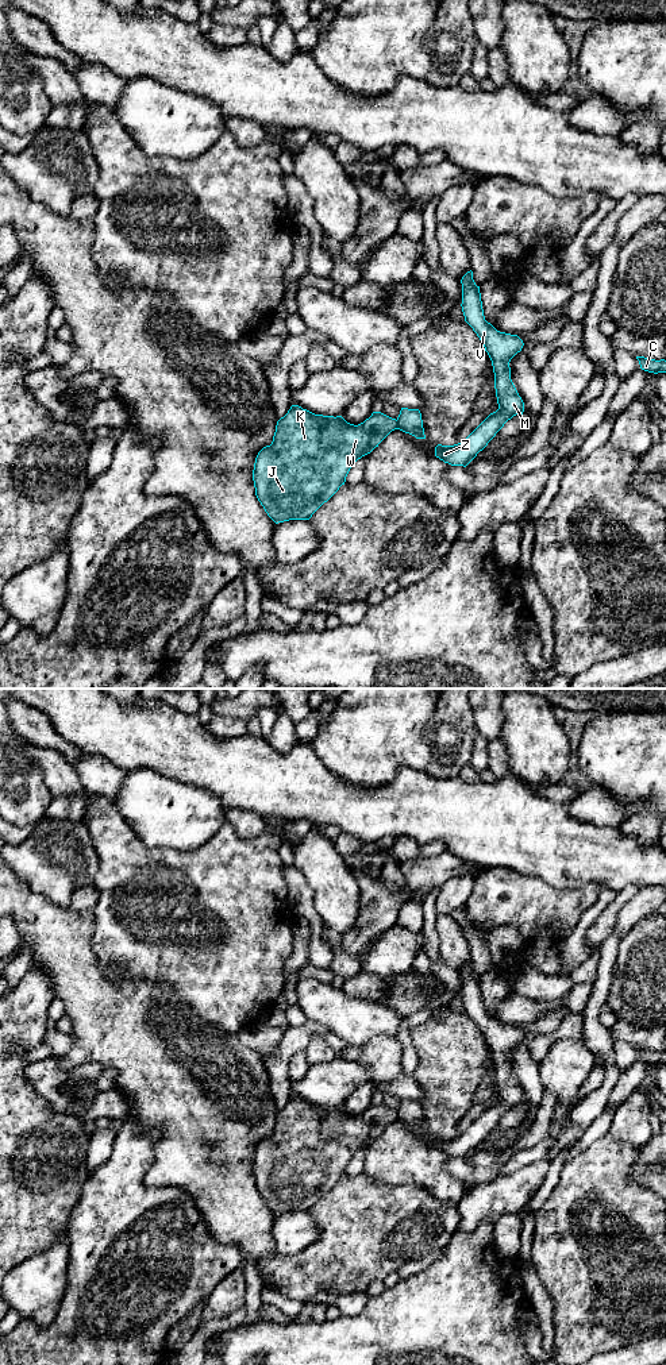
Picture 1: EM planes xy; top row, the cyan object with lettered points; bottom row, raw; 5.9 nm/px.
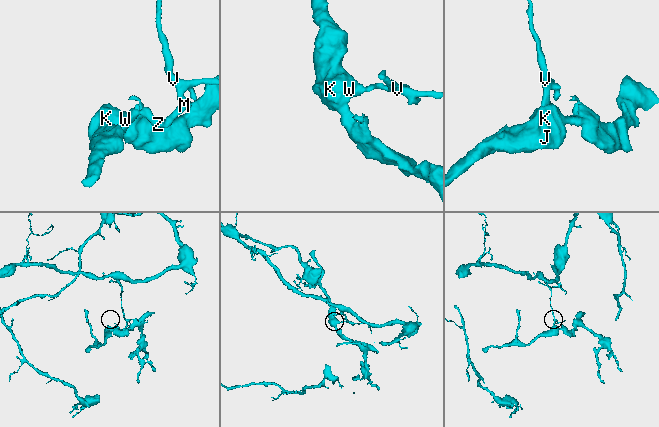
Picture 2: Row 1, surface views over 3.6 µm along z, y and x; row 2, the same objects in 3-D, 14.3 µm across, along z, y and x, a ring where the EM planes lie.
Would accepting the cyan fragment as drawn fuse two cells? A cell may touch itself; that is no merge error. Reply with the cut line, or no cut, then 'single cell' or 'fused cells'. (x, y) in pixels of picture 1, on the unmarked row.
xy (396, 1111), (397, 1119) | fused cells

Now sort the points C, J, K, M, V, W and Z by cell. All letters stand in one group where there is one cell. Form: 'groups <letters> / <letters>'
groups C M V Z / J K W

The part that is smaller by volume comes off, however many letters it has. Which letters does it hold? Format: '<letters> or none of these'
J, K, W

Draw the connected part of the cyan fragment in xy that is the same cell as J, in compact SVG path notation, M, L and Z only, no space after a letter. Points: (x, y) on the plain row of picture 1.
M292 1096L277 1113L272 1135L263 1138L255 1149L255 1187L276 1215L309 1211L344 1176L353 1156L378 1138L394 1121L397 1111L381 1103L373 1103L363 1114L354 1117L342 1107L315 1106Z

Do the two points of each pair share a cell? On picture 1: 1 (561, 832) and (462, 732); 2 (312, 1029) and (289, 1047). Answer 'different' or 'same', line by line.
1: different
2: same

